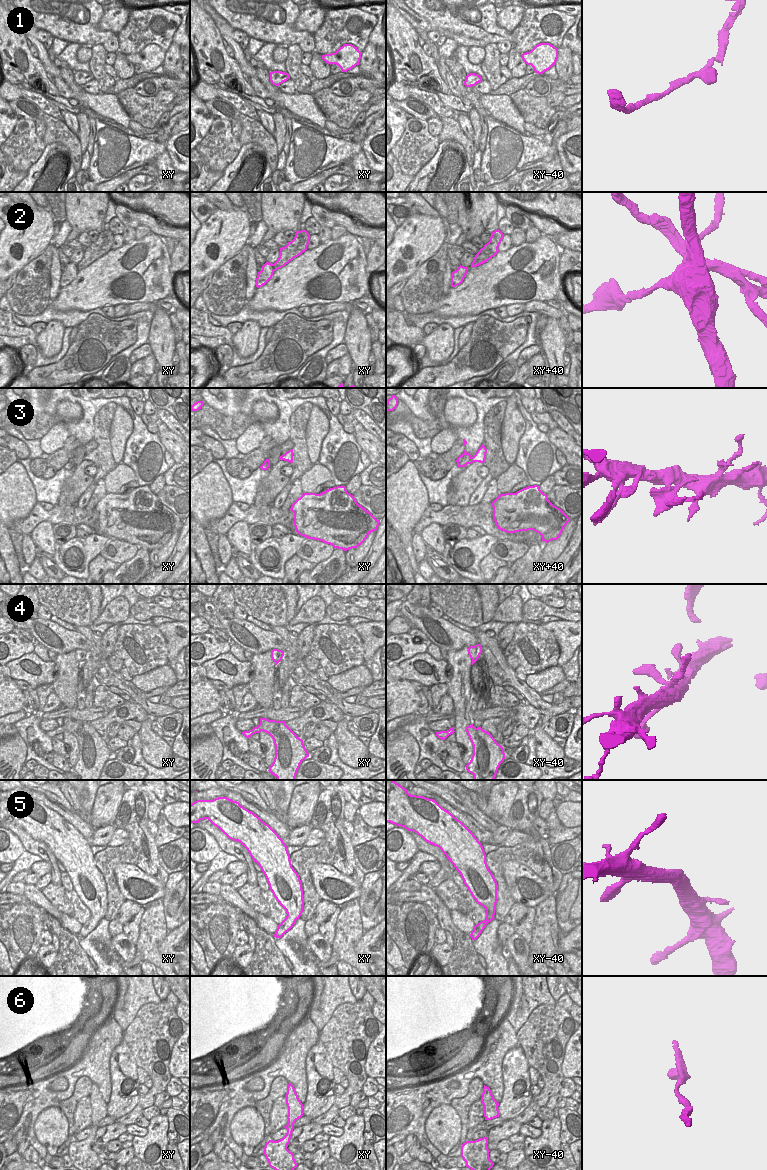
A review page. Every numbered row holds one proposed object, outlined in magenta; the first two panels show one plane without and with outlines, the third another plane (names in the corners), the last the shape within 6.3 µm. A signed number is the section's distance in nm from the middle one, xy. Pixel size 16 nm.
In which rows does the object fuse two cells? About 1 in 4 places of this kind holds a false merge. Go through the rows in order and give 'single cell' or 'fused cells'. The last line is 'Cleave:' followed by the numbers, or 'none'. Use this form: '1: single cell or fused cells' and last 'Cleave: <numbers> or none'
1: single cell
2: fused cells
3: fused cells
4: single cell
5: single cell
6: single cell
Cleave: 2, 3

